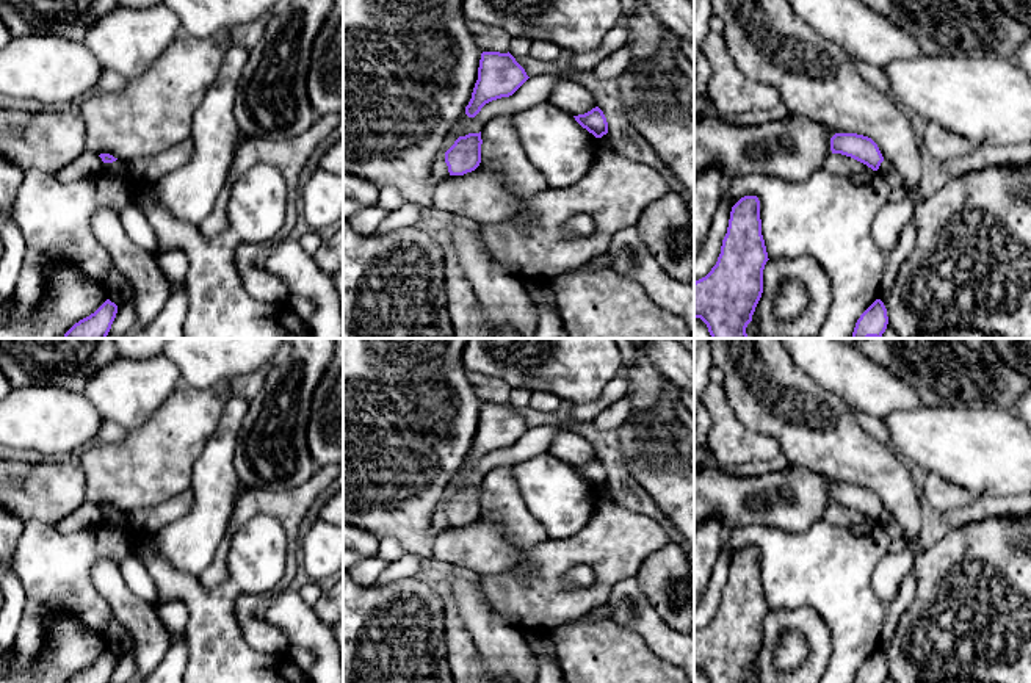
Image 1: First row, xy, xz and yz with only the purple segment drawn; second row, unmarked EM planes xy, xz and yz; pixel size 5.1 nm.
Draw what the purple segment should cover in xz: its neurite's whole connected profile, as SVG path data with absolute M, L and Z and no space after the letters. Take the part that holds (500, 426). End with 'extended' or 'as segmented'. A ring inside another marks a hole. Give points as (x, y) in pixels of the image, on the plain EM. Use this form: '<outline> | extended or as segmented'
M483 403L478 431L465 465L475 468L486 454L512 446L528 429L525 420L509 403Z | as segmented

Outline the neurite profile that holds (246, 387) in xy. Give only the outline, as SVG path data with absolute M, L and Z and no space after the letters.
M268 363L251 374L233 378L230 381L232 396L251 401L265 387L271 367L273 363Z

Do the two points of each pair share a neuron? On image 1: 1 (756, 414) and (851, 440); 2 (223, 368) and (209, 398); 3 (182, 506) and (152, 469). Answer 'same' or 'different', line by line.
1: same
2: different
3: different

